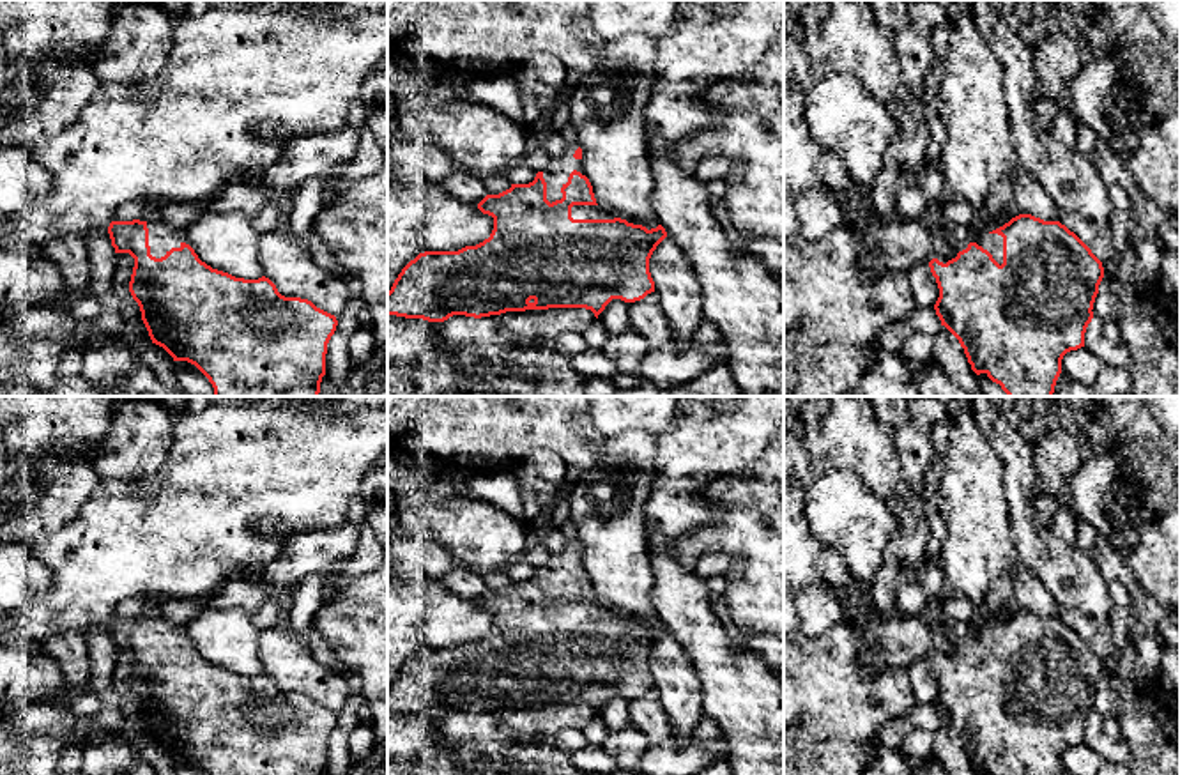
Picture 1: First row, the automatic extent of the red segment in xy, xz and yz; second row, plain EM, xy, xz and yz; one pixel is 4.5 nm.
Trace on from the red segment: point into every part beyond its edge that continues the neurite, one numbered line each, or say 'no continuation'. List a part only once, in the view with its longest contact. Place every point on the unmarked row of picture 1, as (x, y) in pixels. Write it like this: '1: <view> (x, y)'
1: yz (993, 639)

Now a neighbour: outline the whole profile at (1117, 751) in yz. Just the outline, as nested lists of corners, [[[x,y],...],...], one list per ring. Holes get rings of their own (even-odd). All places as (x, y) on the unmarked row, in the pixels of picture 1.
[[[1092,715],[1084,729],[1084,745],[1095,750],[1104,761],[1127,763],[1130,757],[1129,745],[1122,740],[1113,740],[1104,731],[1104,718]]]

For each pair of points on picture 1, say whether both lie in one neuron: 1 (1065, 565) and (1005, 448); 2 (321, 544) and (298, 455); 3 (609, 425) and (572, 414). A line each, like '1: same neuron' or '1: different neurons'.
1: same neuron
2: different neurons
3: different neurons

